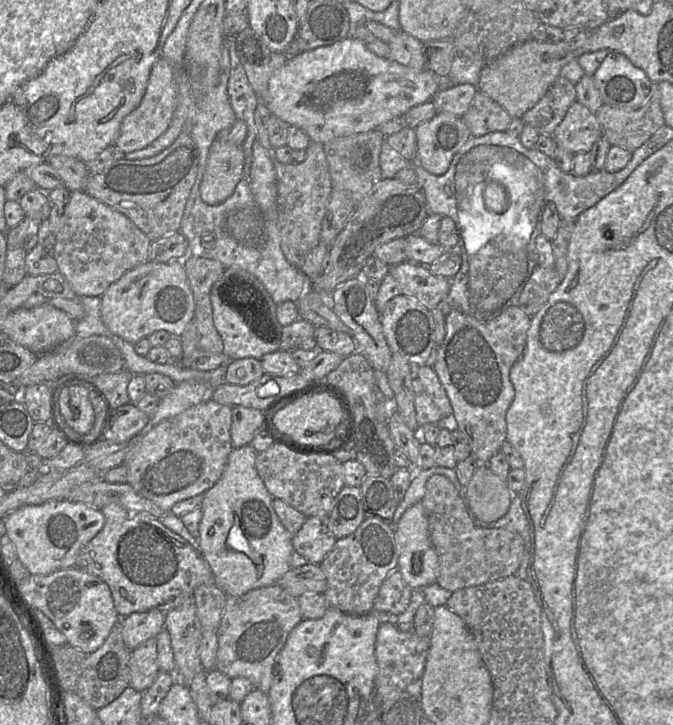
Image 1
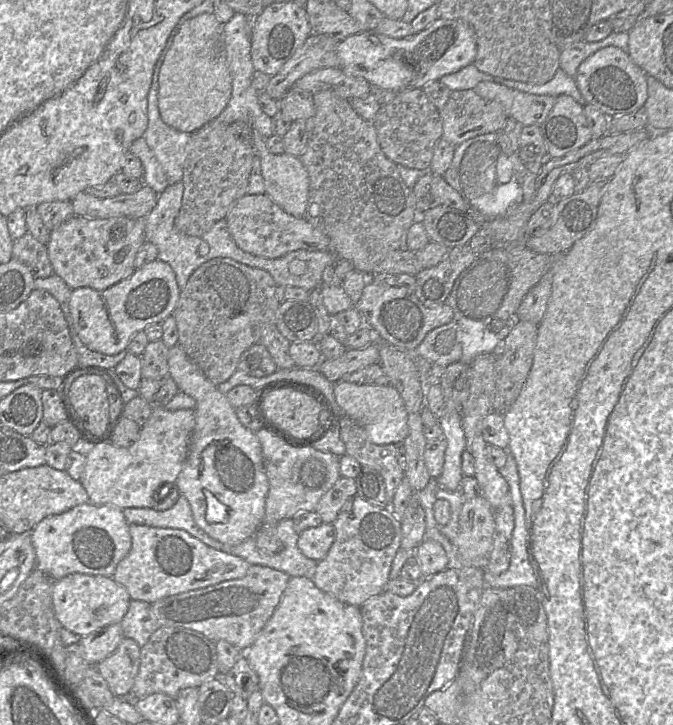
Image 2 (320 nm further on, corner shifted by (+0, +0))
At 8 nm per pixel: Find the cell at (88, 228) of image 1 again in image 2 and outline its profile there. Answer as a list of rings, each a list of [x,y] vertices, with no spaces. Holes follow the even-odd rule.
[[[73,216],[50,231],[46,247],[53,274],[60,277],[72,290],[80,287],[105,290],[130,277],[135,271],[135,256],[146,241],[144,220]]]

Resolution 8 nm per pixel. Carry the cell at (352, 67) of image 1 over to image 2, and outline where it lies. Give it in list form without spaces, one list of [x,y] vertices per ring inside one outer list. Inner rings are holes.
[[[437,18],[424,30],[402,39],[365,30],[338,42],[339,68],[347,75],[365,79],[370,85],[394,92],[422,88],[442,76],[473,63],[477,53],[476,36],[471,26],[461,20]]]

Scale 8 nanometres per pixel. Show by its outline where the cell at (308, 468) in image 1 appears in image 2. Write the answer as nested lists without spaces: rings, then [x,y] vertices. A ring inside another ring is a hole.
[[[260,428],[256,433],[263,456],[263,466],[268,479],[264,523],[277,526],[284,519],[292,519],[300,512],[313,512],[322,496],[341,477],[339,457],[313,447],[292,447],[282,439]]]

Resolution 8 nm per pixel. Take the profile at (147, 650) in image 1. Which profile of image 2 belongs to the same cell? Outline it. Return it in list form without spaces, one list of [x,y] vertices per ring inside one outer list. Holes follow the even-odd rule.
[[[123,638],[117,649],[96,665],[115,697],[131,693],[140,666],[140,647],[131,638]]]

